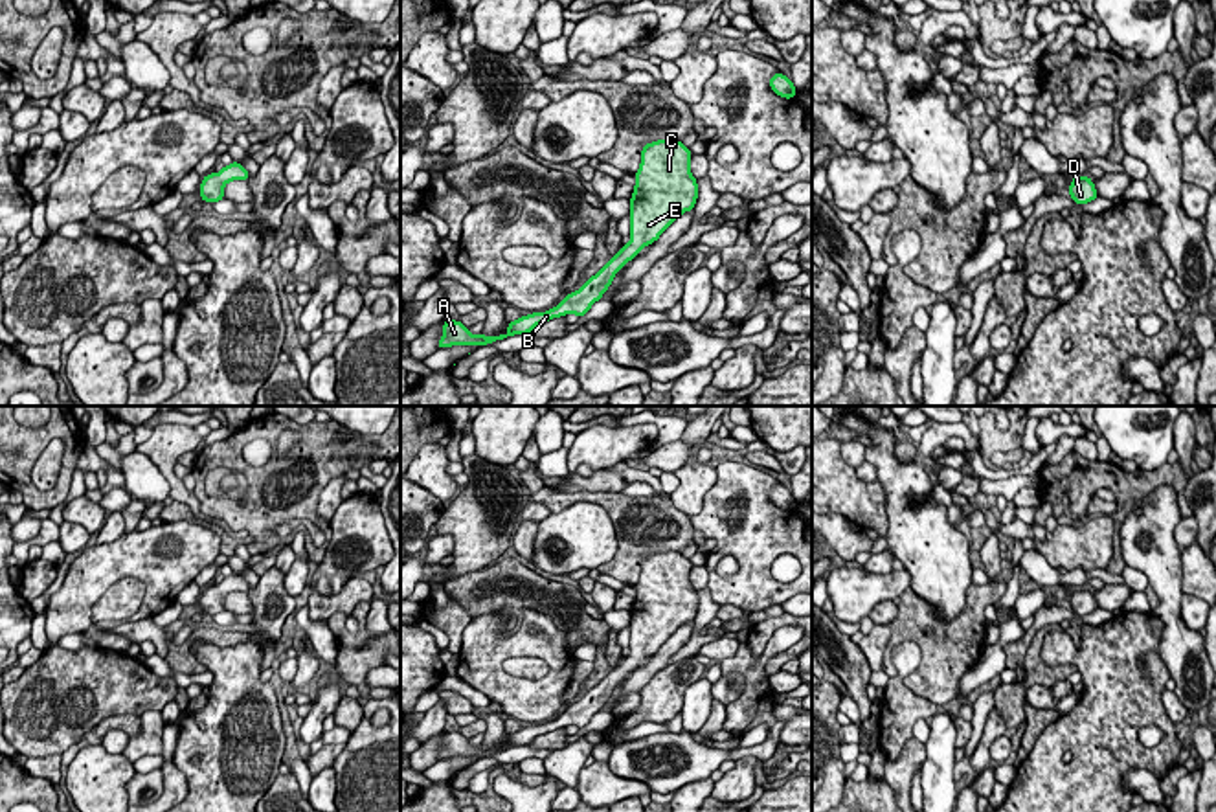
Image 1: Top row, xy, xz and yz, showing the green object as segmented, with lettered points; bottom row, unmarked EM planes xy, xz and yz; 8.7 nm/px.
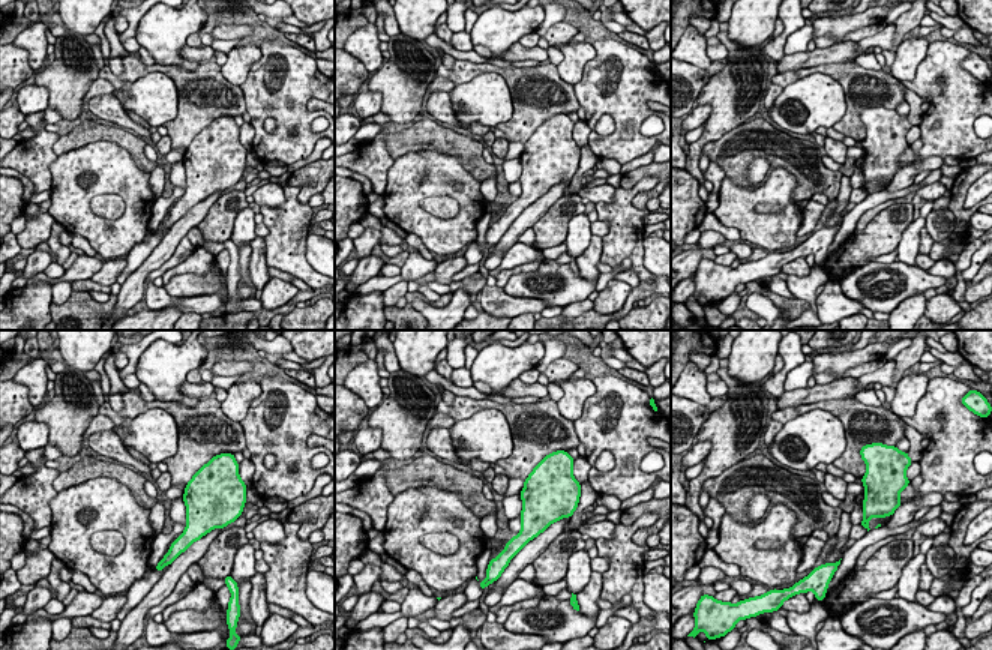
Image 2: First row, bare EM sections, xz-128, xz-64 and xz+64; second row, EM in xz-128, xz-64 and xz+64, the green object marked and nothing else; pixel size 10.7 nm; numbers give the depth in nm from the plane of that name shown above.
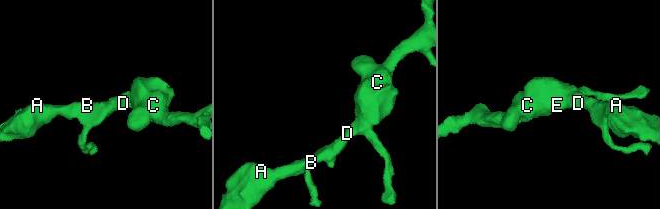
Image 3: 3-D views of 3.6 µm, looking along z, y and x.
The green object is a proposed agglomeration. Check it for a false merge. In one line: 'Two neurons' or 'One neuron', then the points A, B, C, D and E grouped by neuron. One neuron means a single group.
One neuron. Groups: A B C D E

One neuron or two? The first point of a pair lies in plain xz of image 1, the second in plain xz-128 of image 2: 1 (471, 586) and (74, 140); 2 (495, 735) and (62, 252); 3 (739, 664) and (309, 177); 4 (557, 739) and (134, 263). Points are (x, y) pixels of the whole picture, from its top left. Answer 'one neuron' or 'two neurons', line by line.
1: one neuron
2: two neurons
3: two neurons
4: two neurons

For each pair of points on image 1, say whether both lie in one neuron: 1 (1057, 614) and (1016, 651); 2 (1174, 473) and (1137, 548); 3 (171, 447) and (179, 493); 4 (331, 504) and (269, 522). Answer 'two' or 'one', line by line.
1: one
2: two
3: one
4: two

